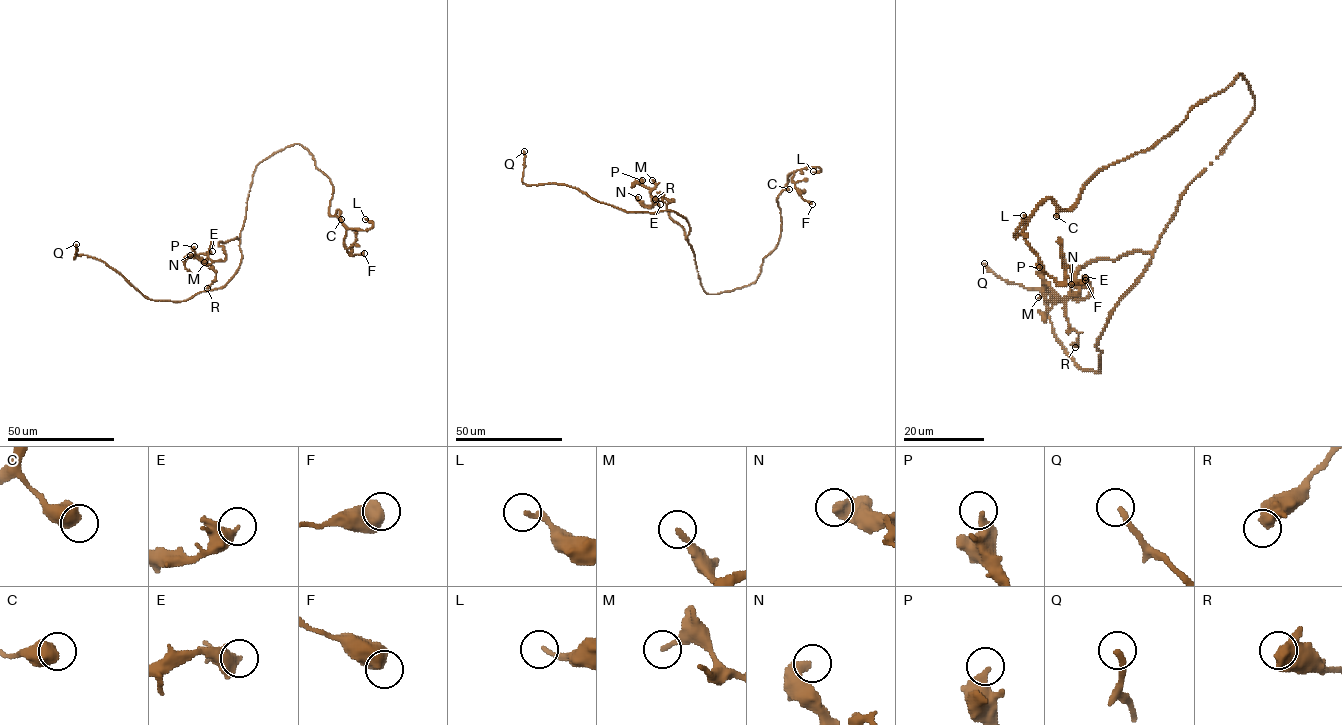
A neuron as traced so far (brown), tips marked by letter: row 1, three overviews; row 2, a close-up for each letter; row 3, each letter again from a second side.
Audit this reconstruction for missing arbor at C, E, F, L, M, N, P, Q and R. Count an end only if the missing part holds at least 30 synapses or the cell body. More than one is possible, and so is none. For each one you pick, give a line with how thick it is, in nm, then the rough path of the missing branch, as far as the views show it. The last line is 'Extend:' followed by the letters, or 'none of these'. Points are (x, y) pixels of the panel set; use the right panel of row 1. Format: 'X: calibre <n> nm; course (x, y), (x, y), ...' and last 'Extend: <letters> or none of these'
Extend: none of these

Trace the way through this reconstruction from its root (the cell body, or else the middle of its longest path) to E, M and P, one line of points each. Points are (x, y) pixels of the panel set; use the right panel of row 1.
E: (1201, 173), (1153, 251), (1087, 262), (1077, 273), (1075, 297), (1091, 291), (1085, 277)
M: (1201, 173), (1182, 195), (1153, 251), (1087, 262), (1077, 273), (1079, 293), (1071, 292), (1053, 301), (1038, 297)
P: (1201, 173), (1182, 195), (1153, 251), (1087, 262), (1077, 273), (1079, 293), (1064, 297), (1044, 280), (1039, 267)

